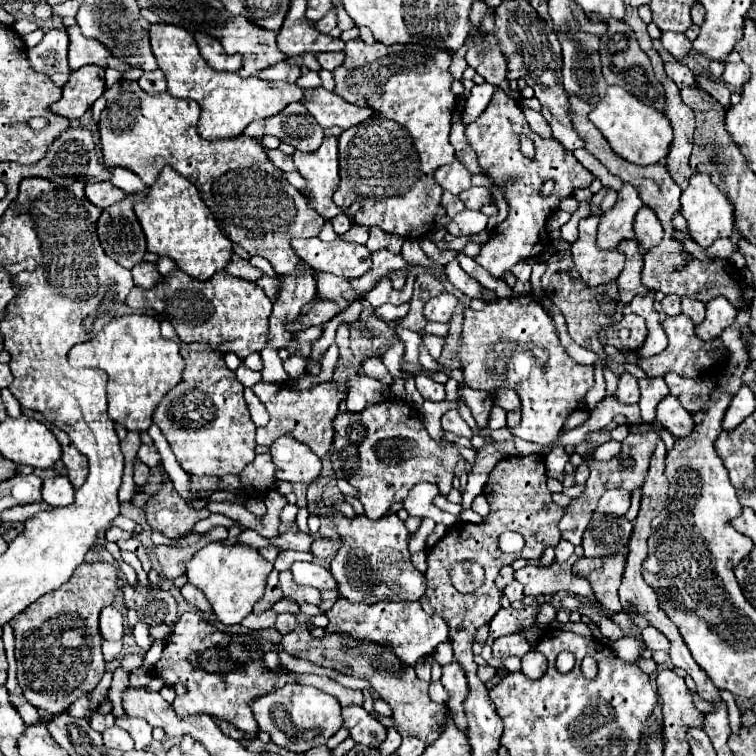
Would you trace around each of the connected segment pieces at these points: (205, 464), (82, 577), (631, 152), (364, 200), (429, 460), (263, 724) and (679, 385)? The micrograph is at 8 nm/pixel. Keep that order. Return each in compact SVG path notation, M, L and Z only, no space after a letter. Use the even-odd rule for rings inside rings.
M180 343L186 361L182 381L164 395L154 411L154 423L168 439L180 467L190 475L240 475L254 461L256 425L250 419L244 387L224 363L224 355L204 343Z
M82 563L62 587L58 587L52 595L40 597L40 601L24 609L24 613L20 613L16 621L10 621L16 637L16 681L30 705L42 711L48 711L52 715L62 715L74 701L94 691L94 687L98 685L98 681L106 671L106 663L100 649L102 637L98 629L98 615L100 615L100 609L112 603L118 587L120 587L118 571L112 565ZM30 633L34 633L34 645L24 645Z
M618 85L608 87L606 97L602 97L602 101L592 109L590 119L592 123L598 125L598 129L610 143L610 147L622 159L634 165L662 163L670 151L670 143L674 137L670 119L664 113L656 111L654 107L644 105L642 101L638 101L636 97L632 97L630 93L626 93L626 89L620 89Z
M360 39L348 41L344 53L344 65L332 71L336 81L334 93L346 99L348 103L354 103L354 99L364 99L366 105L374 109L374 117L344 131L338 137L340 187L334 193L334 203L344 213L348 213L350 205L358 201L362 205L362 211L352 215L356 225L378 227L386 233L400 235L404 239L422 239L432 231L434 217L442 211L442 187L434 181L434 171L442 165L450 165L452 161L456 161L454 149L448 141L452 111L456 105L456 95L450 91L454 79L448 71L452 53L434 51L422 45L366 45Z
M398 401L370 405L360 415L344 411L336 417L332 465L338 477L344 477L358 489L358 501L370 519L380 519L396 501L404 501L416 483L440 483L440 477L444 477L440 485L448 485L448 491L452 489L454 467L460 461L460 453L454 443L450 449L442 449L430 439L420 420L416 409Z
M288 683L282 689L252 701L252 711L260 731L268 733L276 745L294 753L306 753L312 747L324 745L342 727L342 707L338 699L298 683Z
M668 373L666 377L670 395L678 397L682 407L690 413L700 411L704 401L708 401L708 393L714 389L714 379L712 377L702 377L702 379L684 379L676 373Z

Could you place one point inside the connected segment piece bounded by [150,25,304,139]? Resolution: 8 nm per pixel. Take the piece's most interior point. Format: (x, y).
(229, 104)

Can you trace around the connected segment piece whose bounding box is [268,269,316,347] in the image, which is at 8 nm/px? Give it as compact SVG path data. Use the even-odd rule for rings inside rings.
M296 269L296 273L280 277L280 293L274 301L272 317L270 317L270 345L286 347L292 337L284 333L284 321L292 321L292 317L300 315L302 305L316 299L316 279L308 269Z

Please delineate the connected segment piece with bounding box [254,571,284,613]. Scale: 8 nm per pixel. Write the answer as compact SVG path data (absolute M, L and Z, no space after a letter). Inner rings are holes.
M272 571L270 577L268 577L268 585L266 585L266 597L254 605L254 613L264 613L266 609L270 609L276 601L280 601L284 595L282 595L282 589L280 589L280 581L278 581L278 571Z

